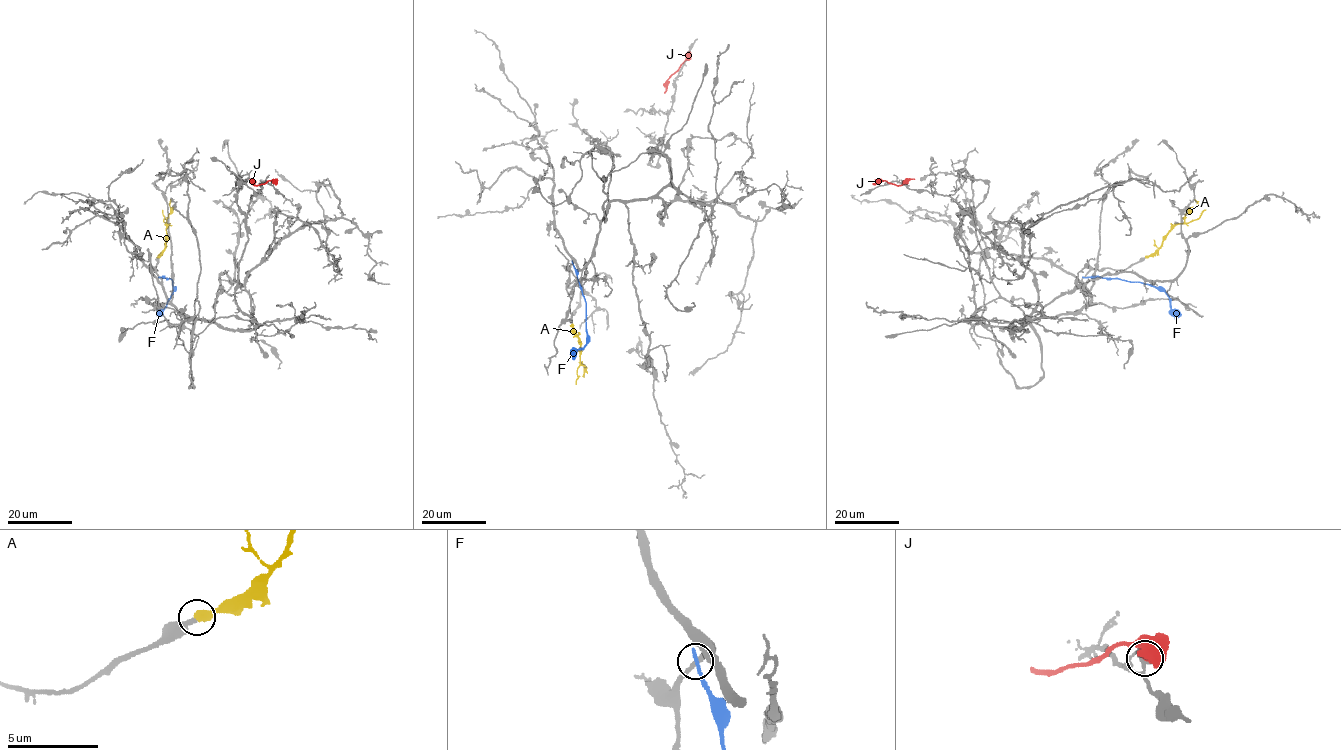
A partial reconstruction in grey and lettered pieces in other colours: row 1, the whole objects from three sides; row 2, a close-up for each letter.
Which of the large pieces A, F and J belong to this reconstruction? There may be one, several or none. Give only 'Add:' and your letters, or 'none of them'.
Add: A

